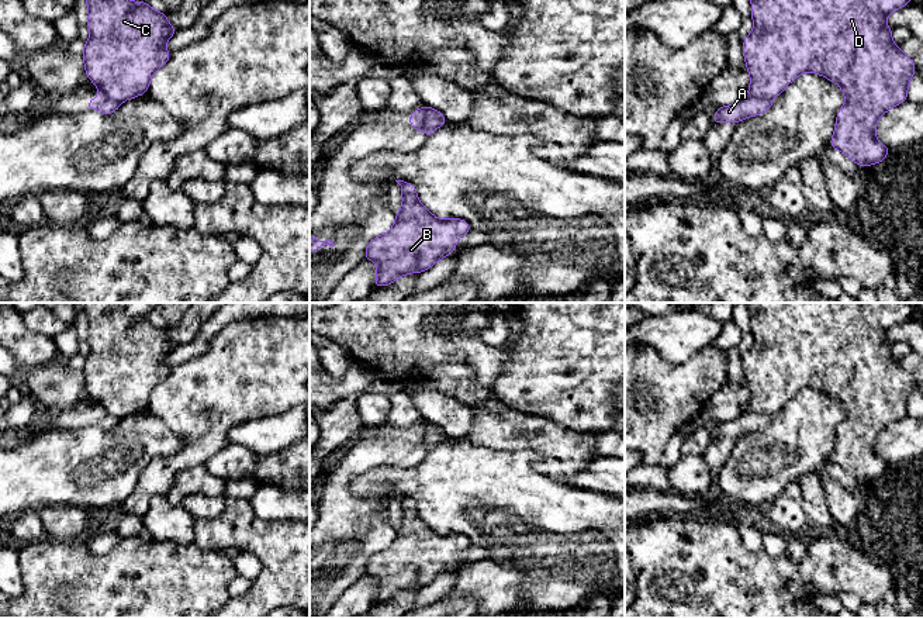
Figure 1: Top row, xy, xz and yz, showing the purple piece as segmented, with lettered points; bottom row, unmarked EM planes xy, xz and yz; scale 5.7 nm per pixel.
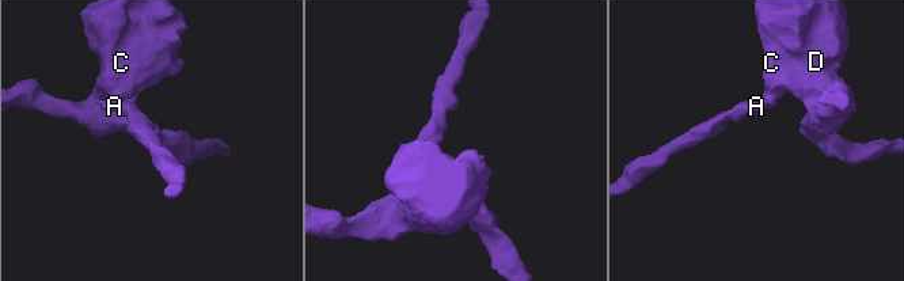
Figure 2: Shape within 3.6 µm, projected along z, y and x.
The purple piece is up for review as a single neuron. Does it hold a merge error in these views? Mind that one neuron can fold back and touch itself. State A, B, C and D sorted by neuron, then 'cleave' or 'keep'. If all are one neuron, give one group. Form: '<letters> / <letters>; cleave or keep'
A / B C D; cleave

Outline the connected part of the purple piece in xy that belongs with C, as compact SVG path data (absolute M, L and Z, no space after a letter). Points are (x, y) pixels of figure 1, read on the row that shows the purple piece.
M145 0L86 1L90 38L84 42L82 58L87 77L101 94L118 103L148 93L153 73L173 55L165 51L165 44L177 30L167 21L166 13L155 11Z

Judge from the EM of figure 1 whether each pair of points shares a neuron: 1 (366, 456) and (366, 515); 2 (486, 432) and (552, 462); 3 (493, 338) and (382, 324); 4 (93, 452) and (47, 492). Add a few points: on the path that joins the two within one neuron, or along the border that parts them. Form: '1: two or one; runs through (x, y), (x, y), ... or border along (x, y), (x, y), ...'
1: one; runs through (352, 470), (345, 477), (345, 494), (352, 501)
2: one; runs through (503, 432), (539, 445)
3: two; border along (493, 317), (483, 331), (483, 339), (497, 348)
4: one; runs through (82, 459), (58, 480)

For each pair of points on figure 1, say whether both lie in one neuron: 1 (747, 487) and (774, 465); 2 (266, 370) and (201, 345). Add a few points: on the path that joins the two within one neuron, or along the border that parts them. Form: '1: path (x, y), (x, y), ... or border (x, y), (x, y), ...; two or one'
1: path (756, 480), (770, 479), (773, 473); one
2: border (230, 324), (213, 337), (203, 354), (179, 365); two

